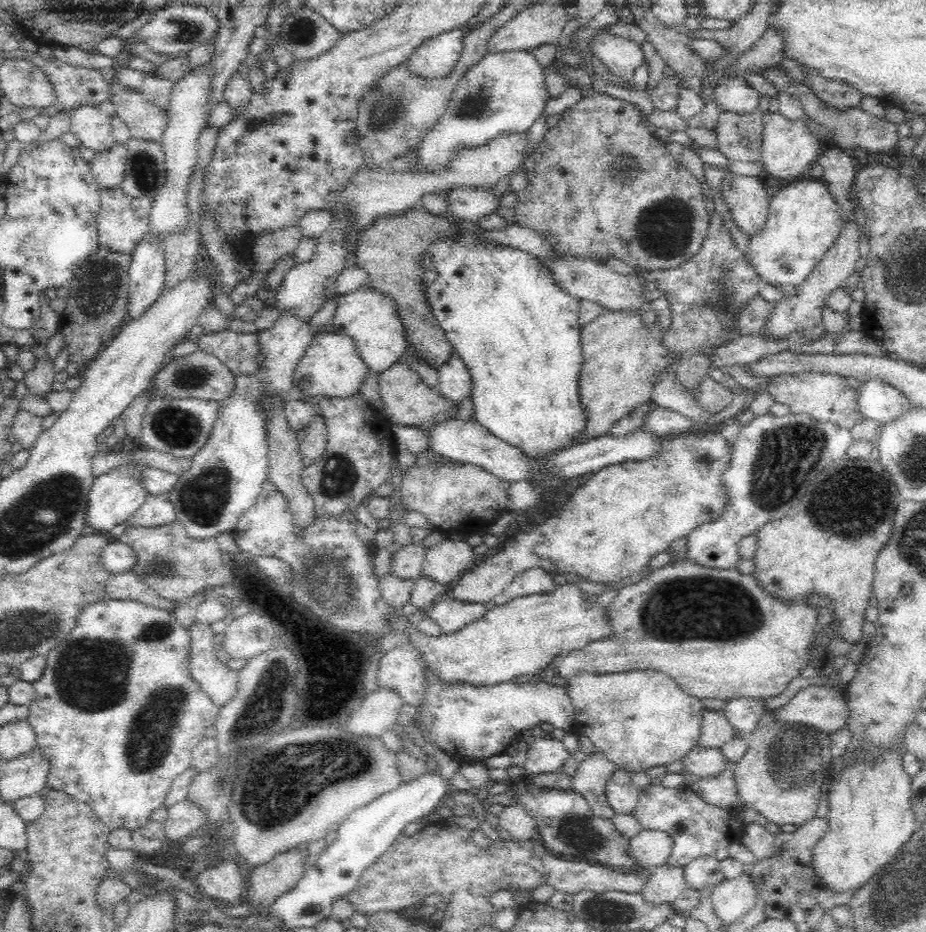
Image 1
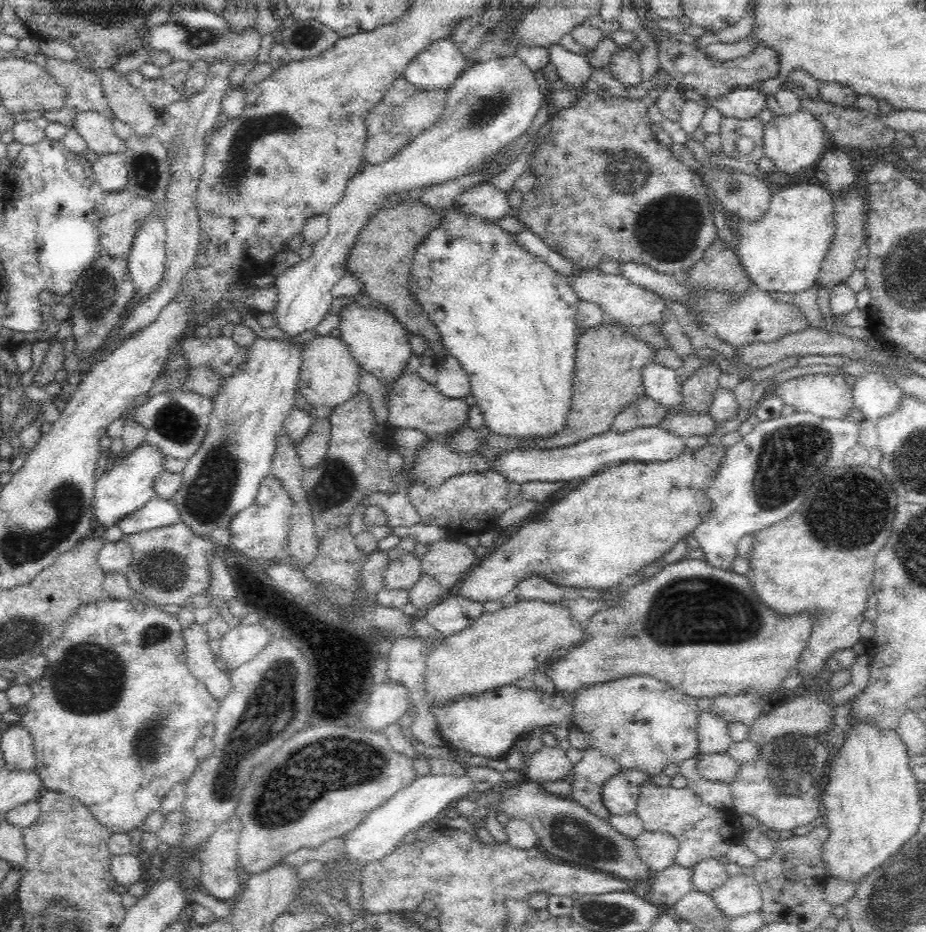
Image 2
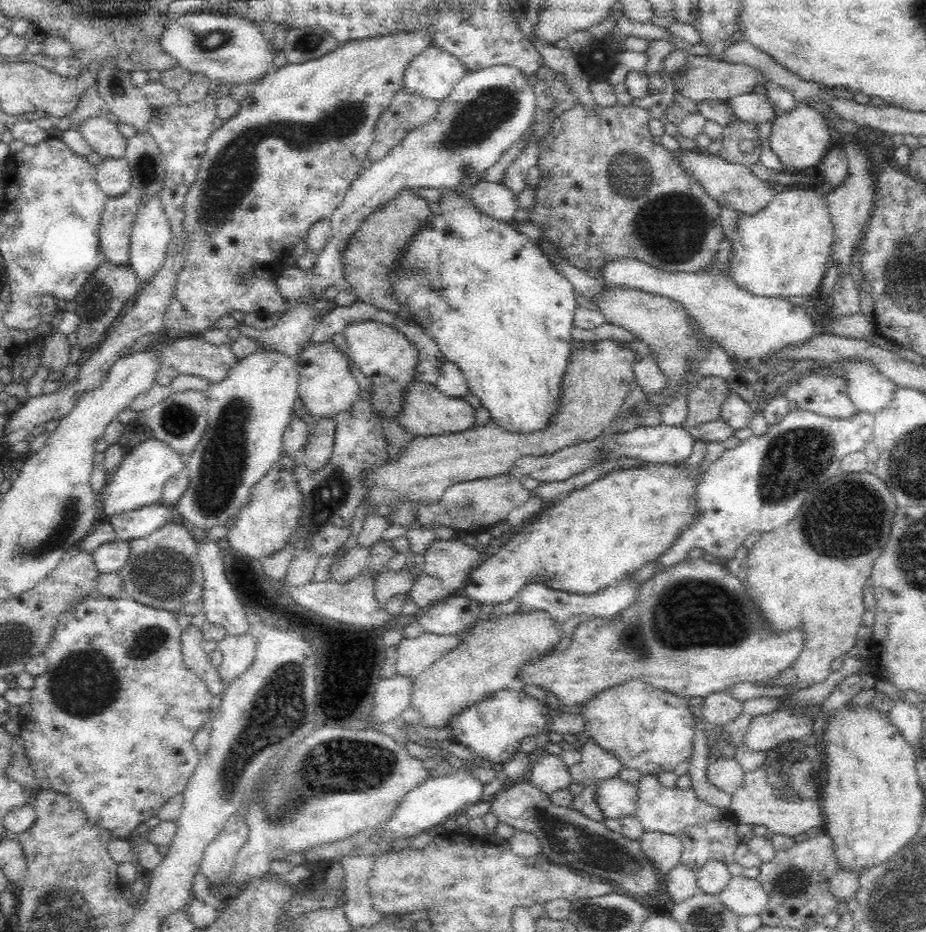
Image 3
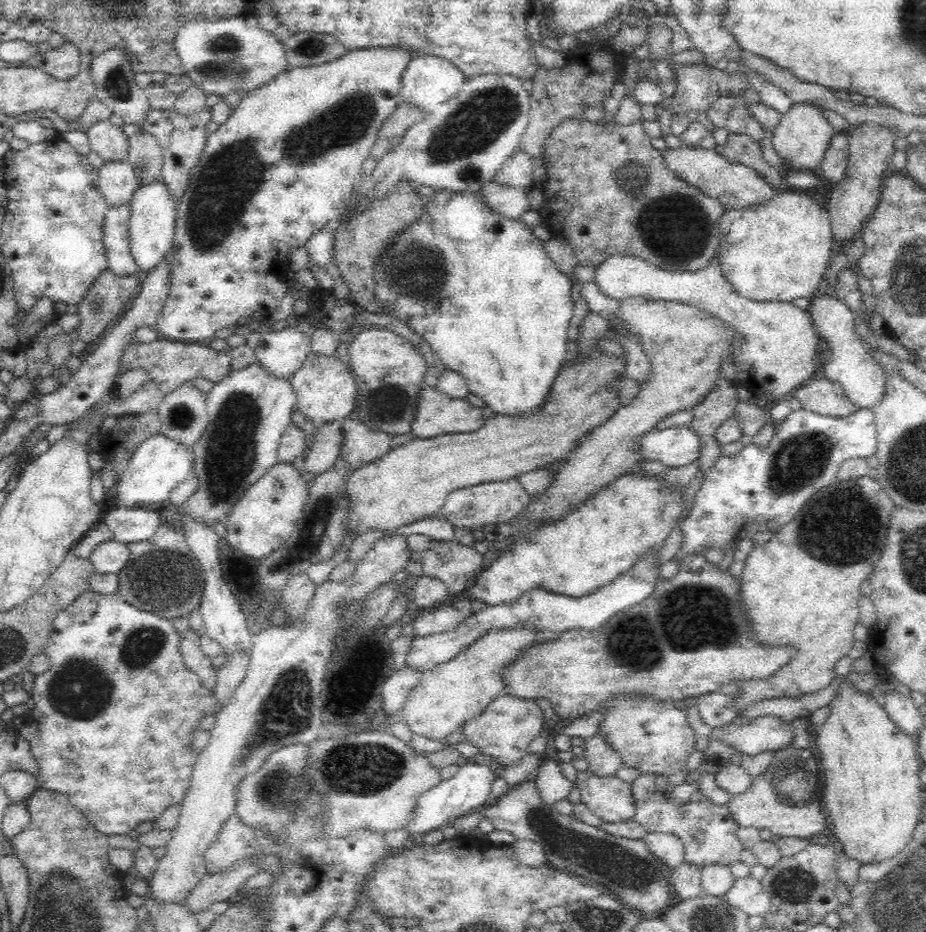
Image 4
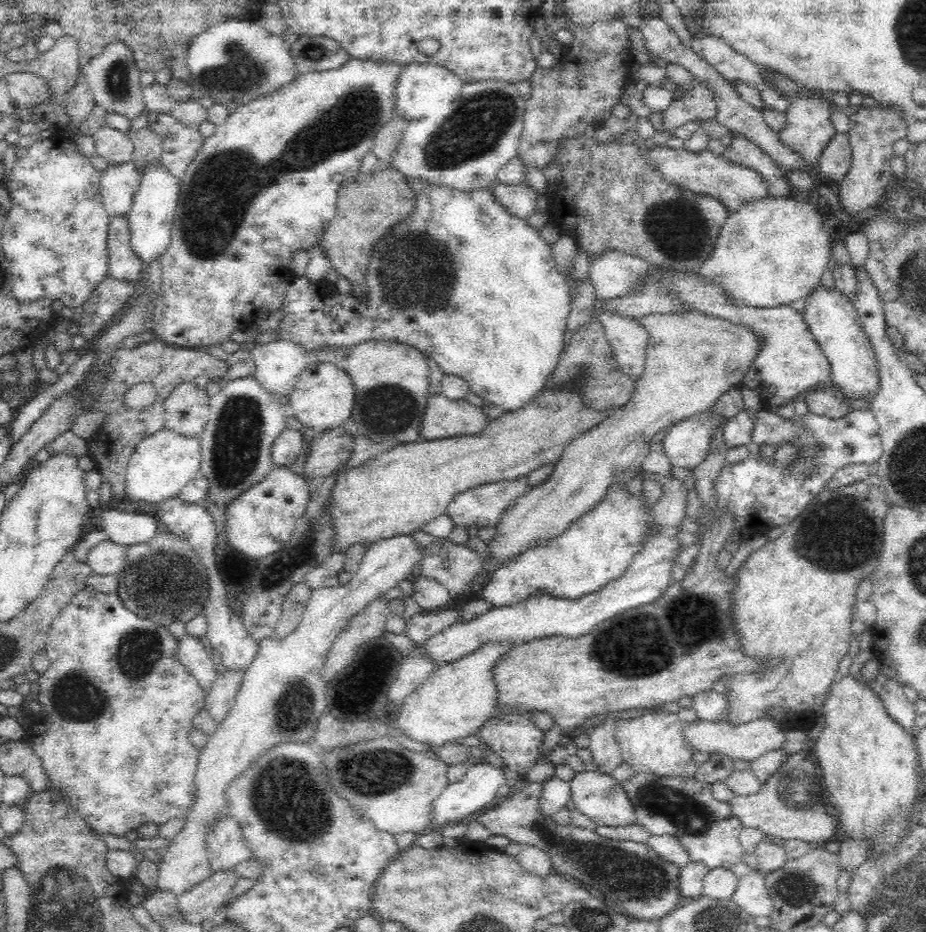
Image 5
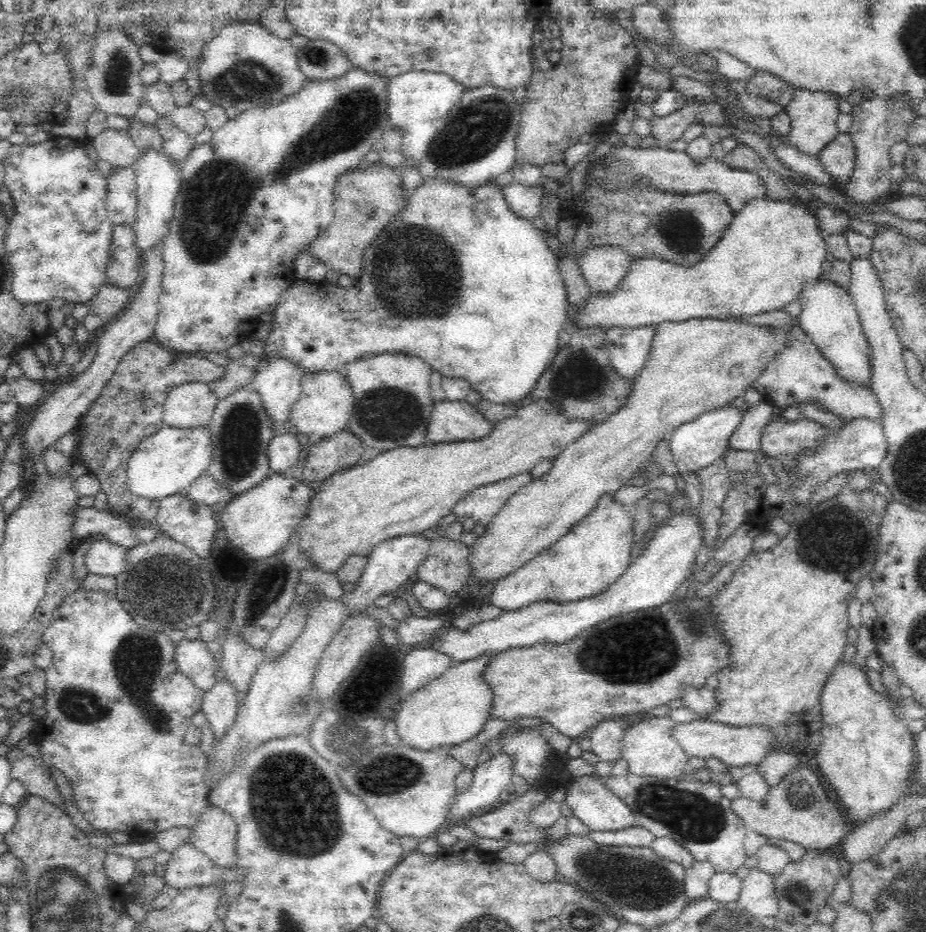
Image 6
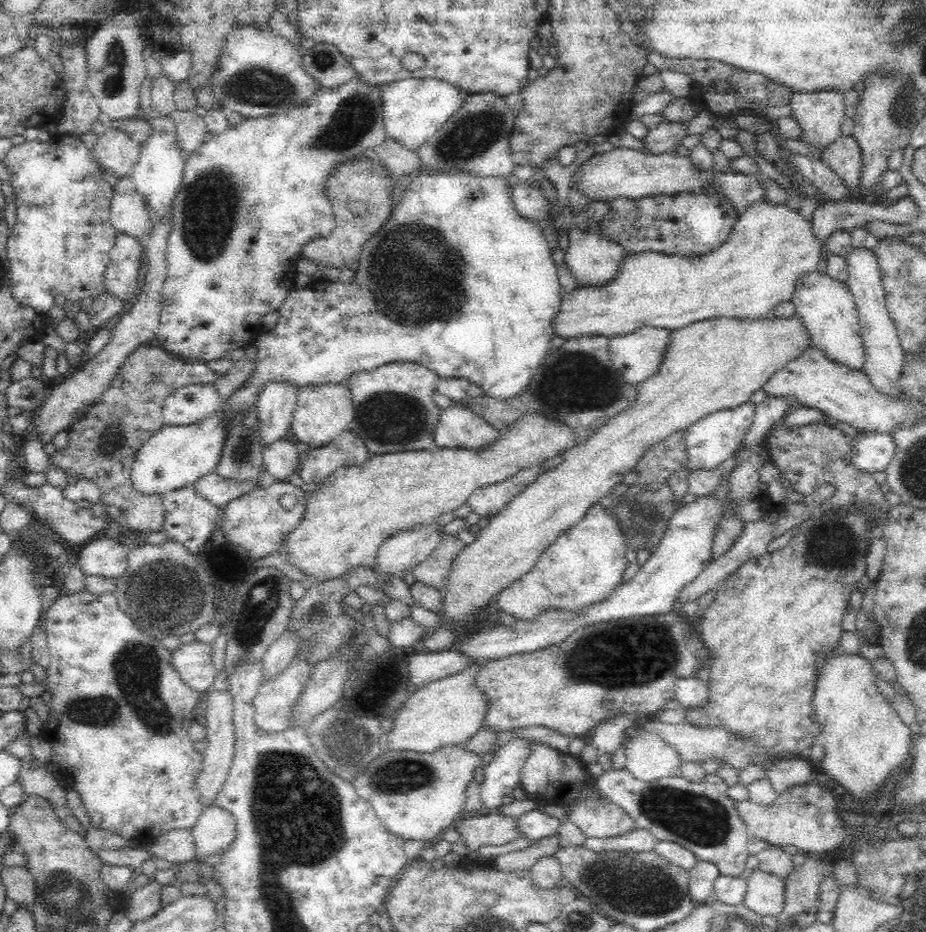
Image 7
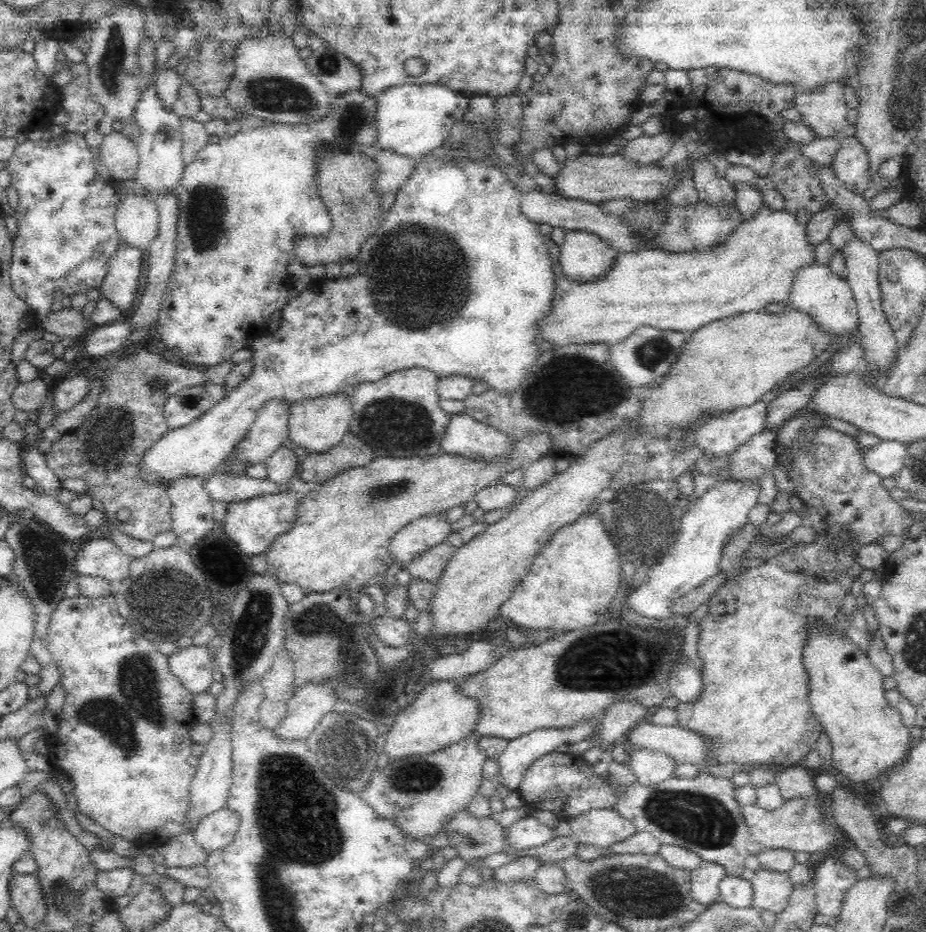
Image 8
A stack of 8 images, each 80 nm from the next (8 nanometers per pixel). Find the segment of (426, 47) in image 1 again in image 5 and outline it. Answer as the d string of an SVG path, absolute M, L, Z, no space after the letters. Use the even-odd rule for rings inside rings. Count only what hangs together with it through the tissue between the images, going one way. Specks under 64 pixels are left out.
M424 62L408 64L402 69L397 78L397 112L410 120L420 120L422 116L428 116L428 104L430 102L443 102L445 106L460 96L464 81L458 78L446 65L431 64Z

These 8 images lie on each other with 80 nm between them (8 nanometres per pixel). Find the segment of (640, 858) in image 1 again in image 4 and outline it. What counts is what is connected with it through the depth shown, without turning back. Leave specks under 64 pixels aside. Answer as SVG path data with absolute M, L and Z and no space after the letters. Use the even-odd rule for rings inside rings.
M653 832L646 833L646 836L641 839L646 848L660 862L668 866L668 869L674 870L685 862L685 848L676 835Z

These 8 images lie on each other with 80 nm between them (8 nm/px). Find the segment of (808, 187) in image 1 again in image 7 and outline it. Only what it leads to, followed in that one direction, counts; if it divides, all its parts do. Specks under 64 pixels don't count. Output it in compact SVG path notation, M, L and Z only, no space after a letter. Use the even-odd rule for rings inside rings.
M760 201L750 205L744 212L738 216L730 229L730 234L718 248L706 253L700 259L682 259L682 257L665 256L656 252L646 252L637 255L626 255L619 276L611 284L606 287L584 287L577 291L574 295L564 296L561 303L561 312L558 314L555 323L555 335L565 340L578 336L606 336L612 338L614 336L624 336L631 334L643 327L664 328L670 330L672 328L684 328L688 324L694 324L700 320L710 320L716 318L726 319L772 319L776 306L784 304L784 302L792 302L794 299L797 283L802 276L817 272L821 264L823 253L823 241L816 236L813 221L806 220L798 209L790 208L788 204L773 205L768 202Z

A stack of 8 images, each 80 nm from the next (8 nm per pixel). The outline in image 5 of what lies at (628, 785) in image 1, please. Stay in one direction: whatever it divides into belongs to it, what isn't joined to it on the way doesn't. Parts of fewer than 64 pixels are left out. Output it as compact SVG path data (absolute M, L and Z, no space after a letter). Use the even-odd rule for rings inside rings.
M578 772L571 785L571 799L576 810L586 814L598 826L626 826L635 823L635 811L626 789L609 775L594 772Z

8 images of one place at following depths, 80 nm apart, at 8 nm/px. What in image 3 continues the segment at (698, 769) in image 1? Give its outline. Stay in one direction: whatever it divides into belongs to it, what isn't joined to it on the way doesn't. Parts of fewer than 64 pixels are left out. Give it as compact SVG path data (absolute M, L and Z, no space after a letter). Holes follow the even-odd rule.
M718 758L710 760L706 766L706 779L718 789L725 790L729 795L743 784L744 772L736 760Z

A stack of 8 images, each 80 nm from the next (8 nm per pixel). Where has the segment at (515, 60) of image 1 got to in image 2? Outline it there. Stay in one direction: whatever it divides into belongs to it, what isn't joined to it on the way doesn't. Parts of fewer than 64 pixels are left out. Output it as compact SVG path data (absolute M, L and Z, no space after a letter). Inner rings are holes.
M519 54L498 56L498 58L490 58L482 64L468 66L448 88L446 106L442 110L440 120L434 126L420 132L396 158L384 162L384 164L366 165L358 175L350 179L343 199L328 212L328 232L314 245L313 256L310 256L308 260L301 260L295 266L279 274L273 284L278 296L275 311L276 326L284 334L289 334L289 338L298 338L308 330L316 329L316 326L329 314L333 300L331 290L349 270L347 264L358 234L366 226L370 214L376 214L376 210L379 210L379 206L390 195L404 189L434 186L434 184L449 182L450 179L472 174L474 167L493 157L500 147L518 140L530 128L532 120L536 118L544 101L544 93L542 94L542 90L540 90L535 71Z

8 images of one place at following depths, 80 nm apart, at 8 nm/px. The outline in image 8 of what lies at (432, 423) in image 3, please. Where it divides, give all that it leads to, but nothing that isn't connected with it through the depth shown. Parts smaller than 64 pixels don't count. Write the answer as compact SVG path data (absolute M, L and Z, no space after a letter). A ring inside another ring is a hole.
M465 410L448 415L439 445L444 452L468 455L480 461L497 459L511 449L507 434L474 419Z

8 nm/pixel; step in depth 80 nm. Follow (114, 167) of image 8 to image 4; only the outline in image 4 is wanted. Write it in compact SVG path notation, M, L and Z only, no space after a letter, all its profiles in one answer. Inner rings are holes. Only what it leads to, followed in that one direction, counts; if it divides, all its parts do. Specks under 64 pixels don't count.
M109 119L94 121L86 130L91 152L98 153L103 162L124 161L129 149L128 136Z

